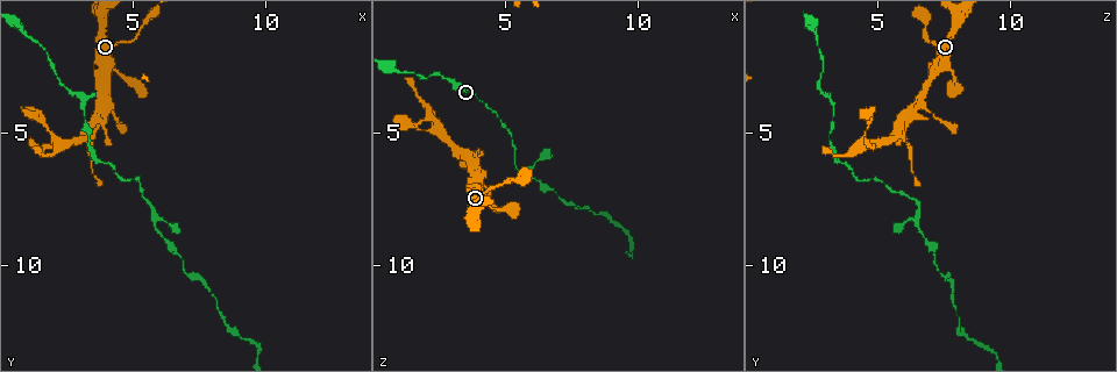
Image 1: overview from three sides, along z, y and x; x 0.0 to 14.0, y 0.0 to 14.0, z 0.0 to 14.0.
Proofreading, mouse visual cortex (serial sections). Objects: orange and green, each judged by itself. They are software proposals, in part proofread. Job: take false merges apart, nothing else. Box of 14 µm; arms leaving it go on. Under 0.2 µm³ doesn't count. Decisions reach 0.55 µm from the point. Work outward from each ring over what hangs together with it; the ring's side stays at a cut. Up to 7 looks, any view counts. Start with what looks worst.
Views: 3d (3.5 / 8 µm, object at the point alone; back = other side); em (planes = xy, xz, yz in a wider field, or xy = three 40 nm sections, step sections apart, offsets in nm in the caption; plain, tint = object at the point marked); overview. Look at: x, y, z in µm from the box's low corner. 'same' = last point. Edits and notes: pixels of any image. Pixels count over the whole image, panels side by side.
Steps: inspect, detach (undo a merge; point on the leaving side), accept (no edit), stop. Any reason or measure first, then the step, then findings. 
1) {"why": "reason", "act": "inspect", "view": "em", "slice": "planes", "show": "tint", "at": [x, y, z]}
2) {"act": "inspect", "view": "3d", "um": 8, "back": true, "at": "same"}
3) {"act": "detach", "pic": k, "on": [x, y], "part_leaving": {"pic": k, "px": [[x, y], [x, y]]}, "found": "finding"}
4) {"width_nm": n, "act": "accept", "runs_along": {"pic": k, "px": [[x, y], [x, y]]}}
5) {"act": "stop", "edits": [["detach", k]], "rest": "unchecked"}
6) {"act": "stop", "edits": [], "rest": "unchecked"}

{"why": "narrows sharply", "act": "inspect", "view": "3d", "um": 3.5, "at": [5.8, 8.6, 6.7]}

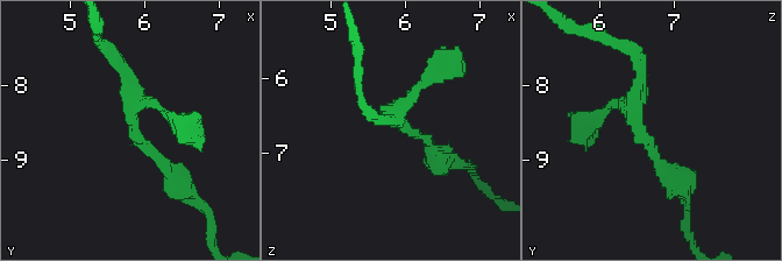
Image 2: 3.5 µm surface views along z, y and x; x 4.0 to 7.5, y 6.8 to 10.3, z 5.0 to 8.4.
{"why": "need the tissue", "act": "inspect", "view": "em", "slice": "planes", "show": "tint", "at": [5.90, 8.65, 6.55]}

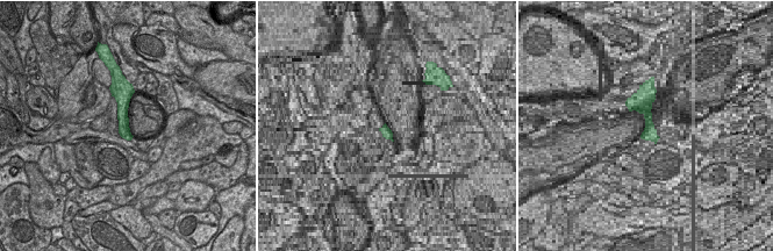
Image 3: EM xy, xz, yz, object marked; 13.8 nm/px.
{"act": "accept", "runs_along": {"pic": 2, "px": [[118, 60], [133, 132], [183, 189]]}, "found": "one cell here"}

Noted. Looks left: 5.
{"why": "abrupt turn", "act": "inspect", "view": "3d", "um": 3.5, "at": [2.3, 5.5, 4.5]}

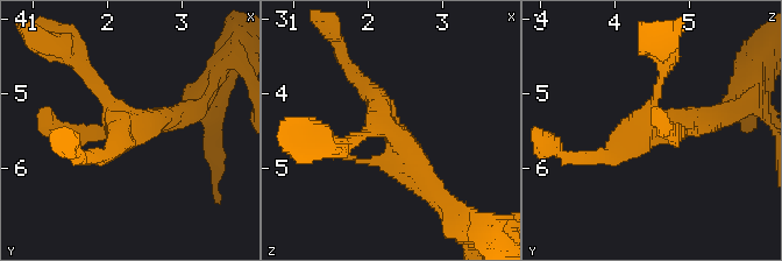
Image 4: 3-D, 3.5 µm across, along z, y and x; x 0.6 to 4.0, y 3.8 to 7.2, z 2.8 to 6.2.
{"why": "now the EM", "act": "inspect", "view": "em", "slice": "xy", "step": 1, "show": "tint", "at": [2.25, 5.40, 4.50]}

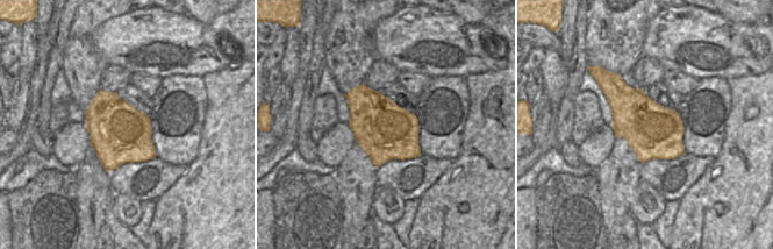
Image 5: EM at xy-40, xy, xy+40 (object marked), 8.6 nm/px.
{"act": "accept", "runs_along": {"pic": 4, "px": [[175, 119], [128, 122], [82, 65]]}, "found": "one cell here"}

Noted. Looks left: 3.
{"act": "inspect", "view": "3d", "um": 8, "at": [8.2, 11.9, 8.0]}

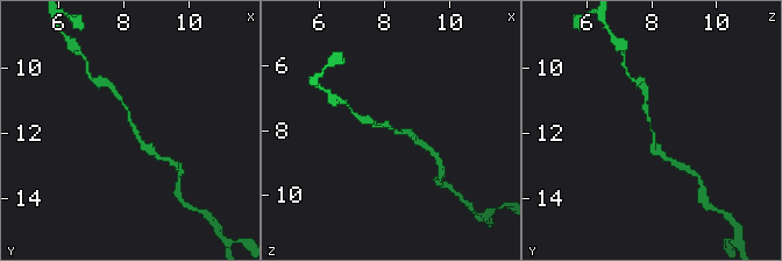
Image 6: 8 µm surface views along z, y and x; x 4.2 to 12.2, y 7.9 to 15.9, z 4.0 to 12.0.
{"arm_widths_nm": [150, 200], "act": "inspect", "view": "em", "slice": "xy", "step": 2, "show": "tint", "at": [8.3, 11.8, 7.9]}

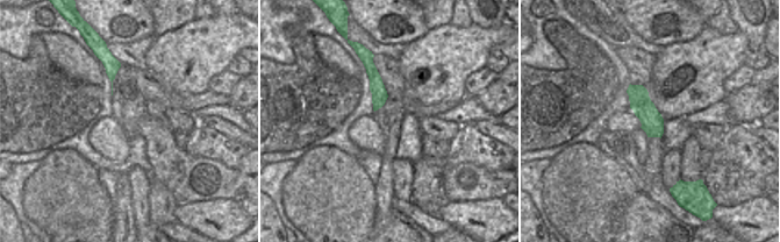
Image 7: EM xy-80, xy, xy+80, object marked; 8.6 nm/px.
{"act": "accept", "runs_along": {"pic": 6, "px": [[119, 98], [139, 142], [151, 152]]}, "found": "all the same cell"}

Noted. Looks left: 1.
{"act": "stop", "edits": [], "rest": "unchecked"}

